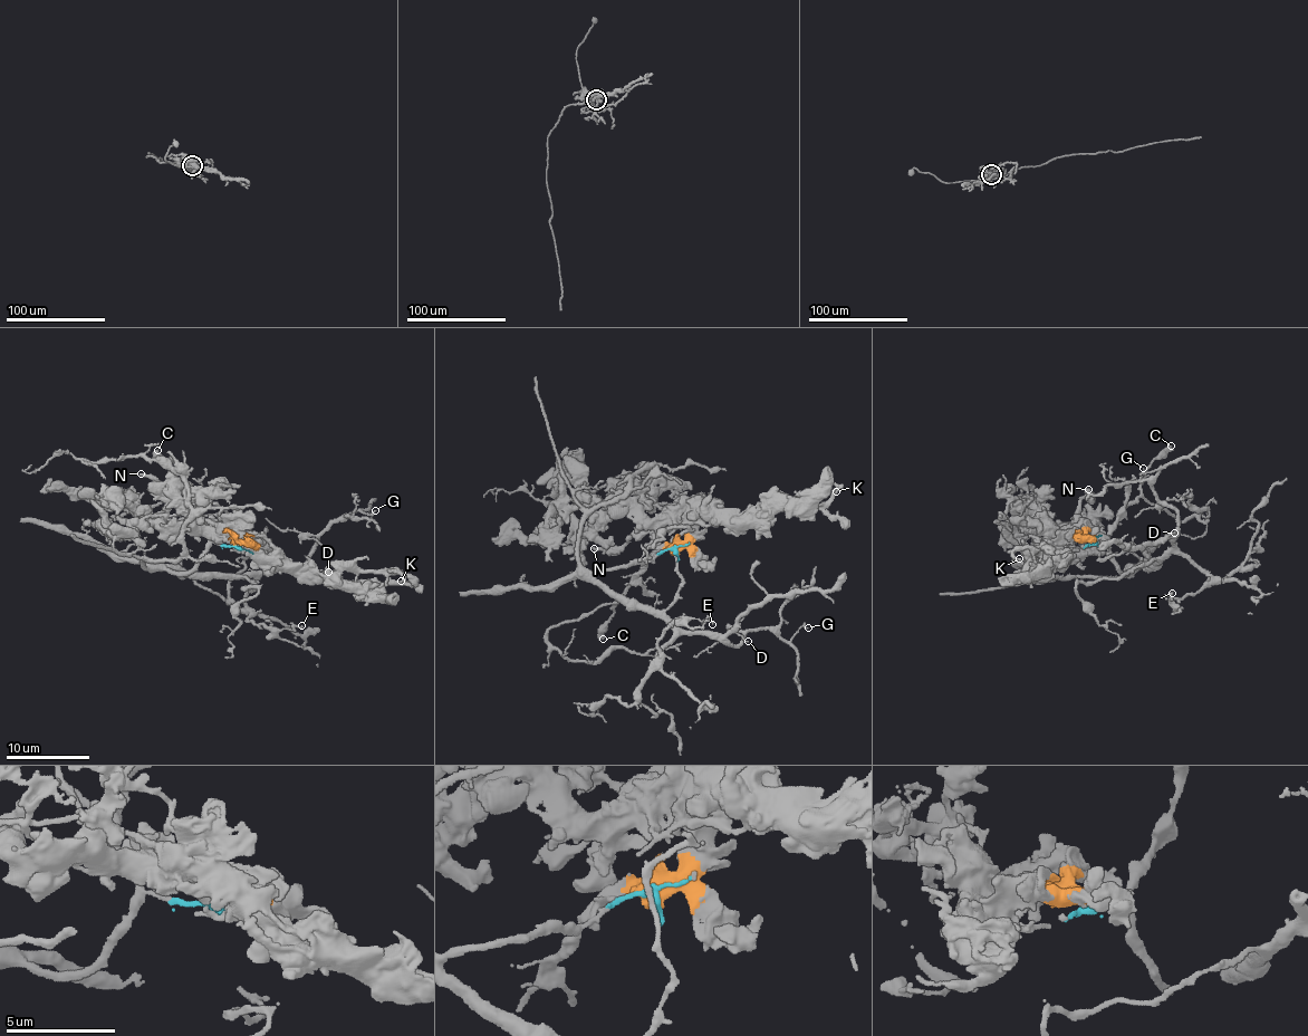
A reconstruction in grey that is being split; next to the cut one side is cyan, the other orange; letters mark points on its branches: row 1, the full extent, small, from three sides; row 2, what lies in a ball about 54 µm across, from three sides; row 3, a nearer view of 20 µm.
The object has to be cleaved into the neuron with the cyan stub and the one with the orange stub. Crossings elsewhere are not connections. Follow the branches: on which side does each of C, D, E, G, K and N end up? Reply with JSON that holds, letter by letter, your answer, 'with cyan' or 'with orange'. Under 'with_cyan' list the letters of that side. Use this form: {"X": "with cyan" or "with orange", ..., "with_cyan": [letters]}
{"C": "with cyan", "D": "with cyan", "E": "with cyan", "G": "with cyan", "K": "with orange", "N": "with orange", "with_cyan": ["C", "D", "E", "G"]}

